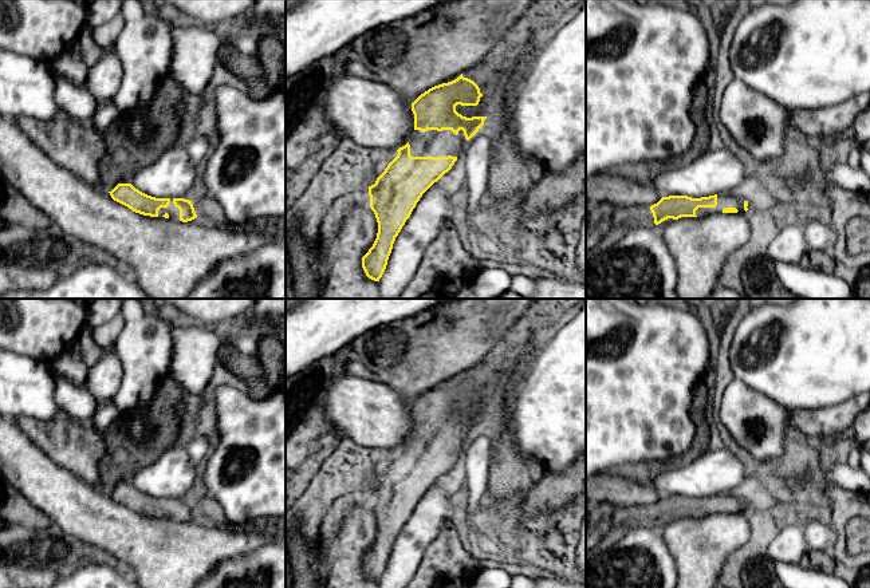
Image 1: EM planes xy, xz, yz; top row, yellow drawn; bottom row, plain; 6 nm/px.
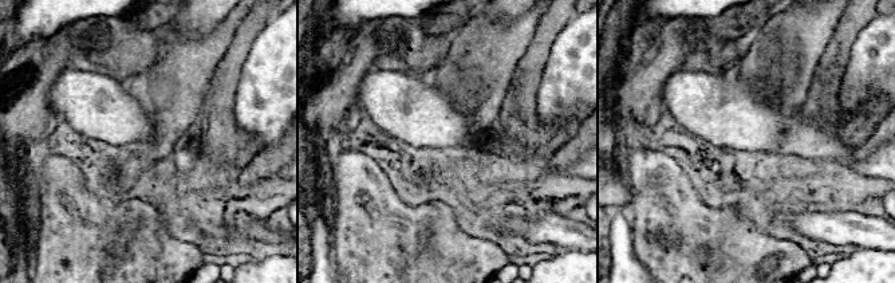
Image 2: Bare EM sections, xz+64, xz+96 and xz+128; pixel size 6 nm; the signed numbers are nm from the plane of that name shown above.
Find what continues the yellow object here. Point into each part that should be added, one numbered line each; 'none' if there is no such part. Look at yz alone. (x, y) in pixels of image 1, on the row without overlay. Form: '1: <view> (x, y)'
1: yz (724, 500)

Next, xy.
1: xy (173, 512)

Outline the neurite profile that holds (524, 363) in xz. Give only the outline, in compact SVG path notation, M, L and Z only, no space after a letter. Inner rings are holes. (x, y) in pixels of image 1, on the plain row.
M539 327L539 332L538 335L534 338L532 344L530 346L530 348L527 350L527 352L521 356L521 359L519 360L517 366L516 366L516 374L517 378L521 378L523 375L527 374L527 371L530 370L534 358L536 356L542 342L546 338L546 327Z

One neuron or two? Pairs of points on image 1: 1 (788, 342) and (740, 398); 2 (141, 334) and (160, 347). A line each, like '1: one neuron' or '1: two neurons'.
1: two neurons
2: one neuron

